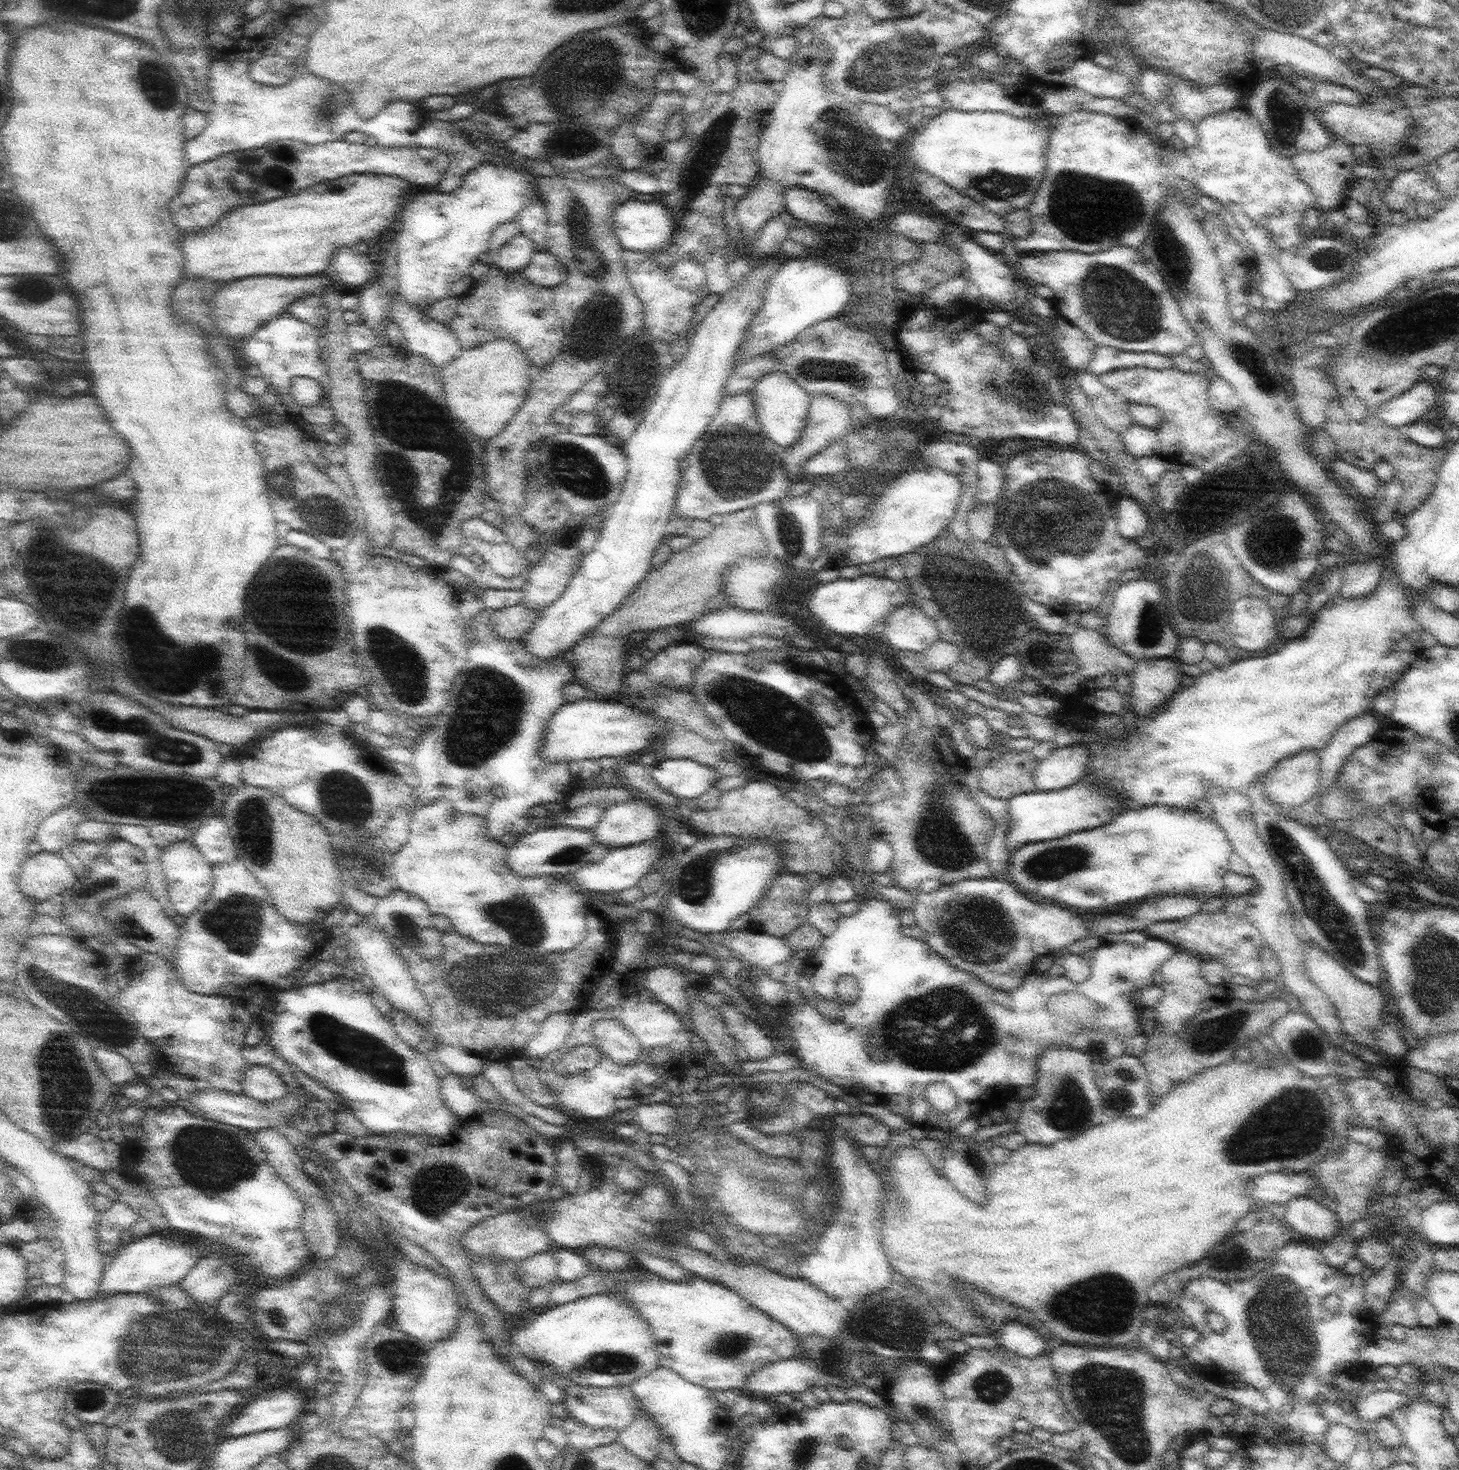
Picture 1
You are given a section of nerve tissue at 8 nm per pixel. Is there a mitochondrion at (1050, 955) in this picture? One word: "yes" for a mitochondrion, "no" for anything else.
no

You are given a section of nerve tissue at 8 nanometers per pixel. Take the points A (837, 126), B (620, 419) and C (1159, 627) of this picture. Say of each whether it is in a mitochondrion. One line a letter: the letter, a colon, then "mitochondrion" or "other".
A: mitochondrion
B: other
C: mitochondrion

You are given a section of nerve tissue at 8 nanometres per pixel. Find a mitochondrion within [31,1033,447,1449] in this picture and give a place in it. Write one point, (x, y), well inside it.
(160, 1348)

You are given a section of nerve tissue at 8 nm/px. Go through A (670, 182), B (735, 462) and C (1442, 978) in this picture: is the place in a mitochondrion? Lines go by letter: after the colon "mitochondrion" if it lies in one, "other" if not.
A: other
B: mitochondrion
C: mitochondrion

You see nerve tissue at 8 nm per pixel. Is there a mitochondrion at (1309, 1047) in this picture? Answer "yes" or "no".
yes

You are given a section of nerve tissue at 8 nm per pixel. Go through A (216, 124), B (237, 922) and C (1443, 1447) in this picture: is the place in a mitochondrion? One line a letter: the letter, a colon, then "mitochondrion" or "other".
A: other
B: mitochondrion
C: other

